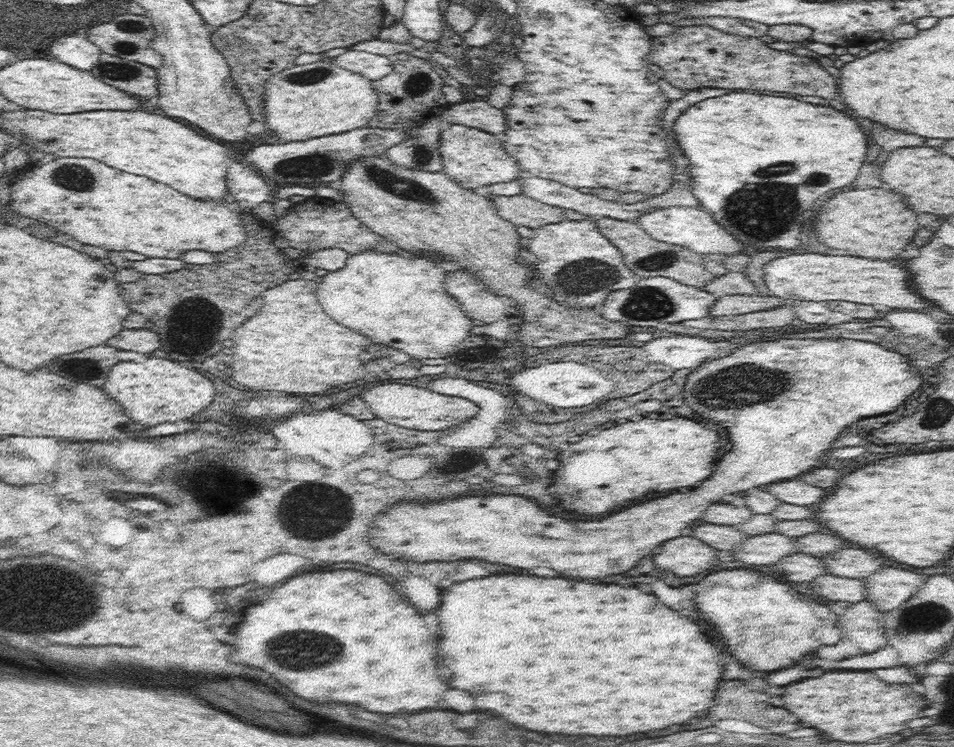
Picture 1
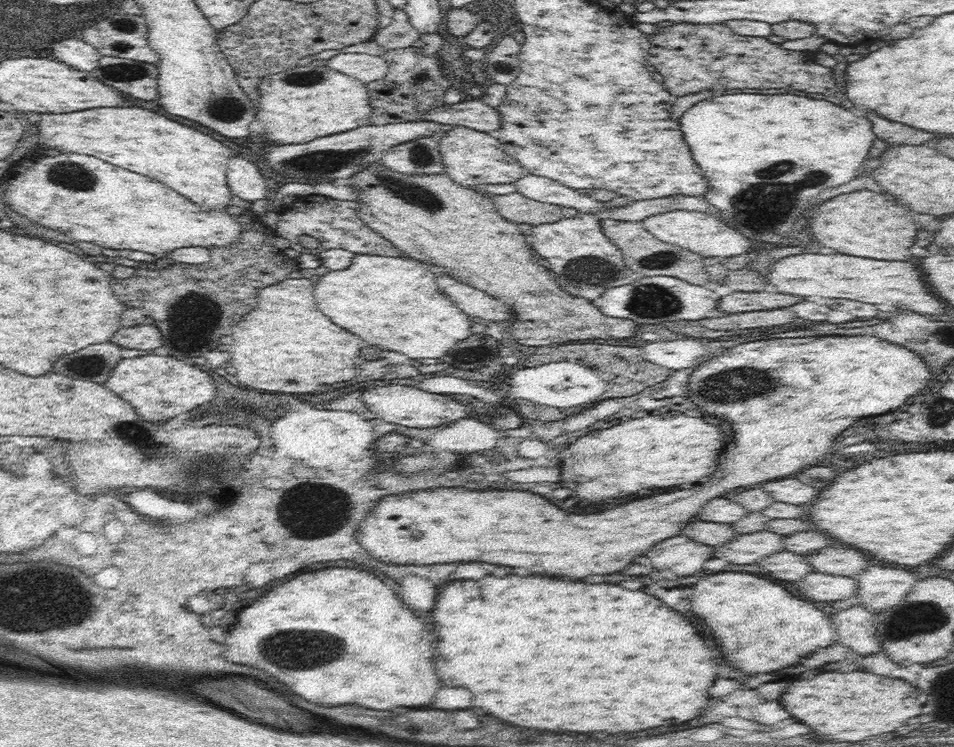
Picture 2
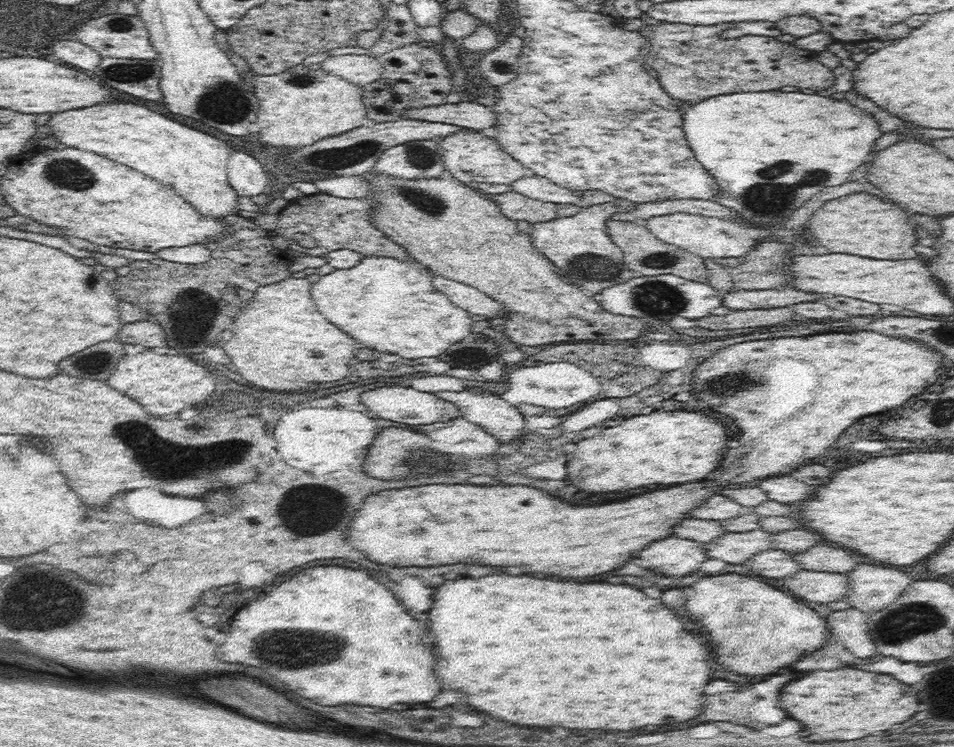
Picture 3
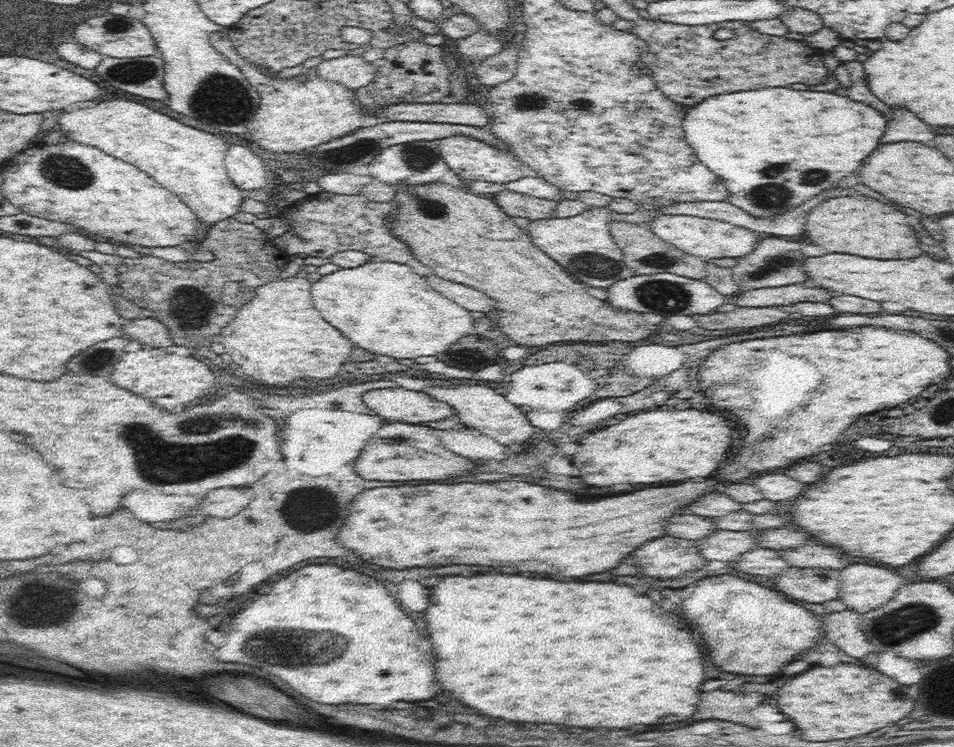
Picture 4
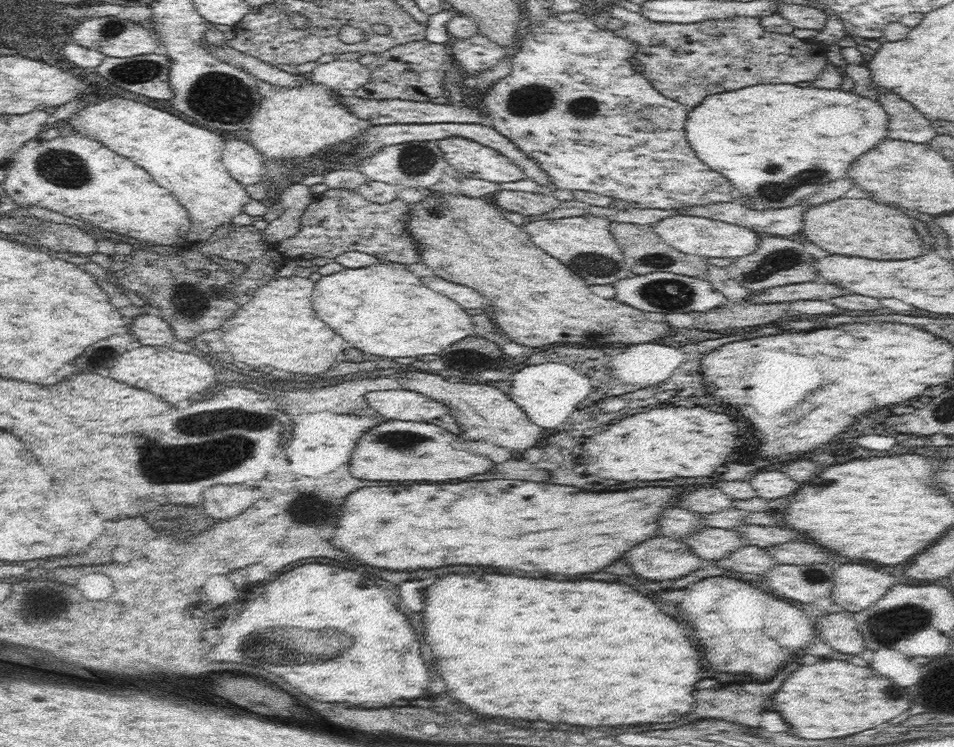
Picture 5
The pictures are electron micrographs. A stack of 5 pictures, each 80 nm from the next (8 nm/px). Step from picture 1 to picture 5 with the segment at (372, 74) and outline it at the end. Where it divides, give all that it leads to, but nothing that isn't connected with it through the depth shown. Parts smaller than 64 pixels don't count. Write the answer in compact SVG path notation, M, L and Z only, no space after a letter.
M335 59L328 63L318 63L310 73L313 82L325 84L338 92L353 93L369 83L371 72L368 66L355 61Z

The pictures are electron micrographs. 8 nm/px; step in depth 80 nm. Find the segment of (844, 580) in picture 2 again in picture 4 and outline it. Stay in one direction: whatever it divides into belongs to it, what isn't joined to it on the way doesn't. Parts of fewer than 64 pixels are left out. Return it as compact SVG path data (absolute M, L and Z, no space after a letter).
M788 567L779 574L776 589L794 601L822 604L837 598L839 576L838 569Z

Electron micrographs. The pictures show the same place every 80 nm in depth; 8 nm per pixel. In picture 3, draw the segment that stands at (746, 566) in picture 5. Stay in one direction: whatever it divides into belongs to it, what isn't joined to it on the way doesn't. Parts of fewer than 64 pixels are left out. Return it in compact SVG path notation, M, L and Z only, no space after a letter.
M774 548L752 555L744 564L749 566L751 573L768 578L788 578L802 569L792 553Z

